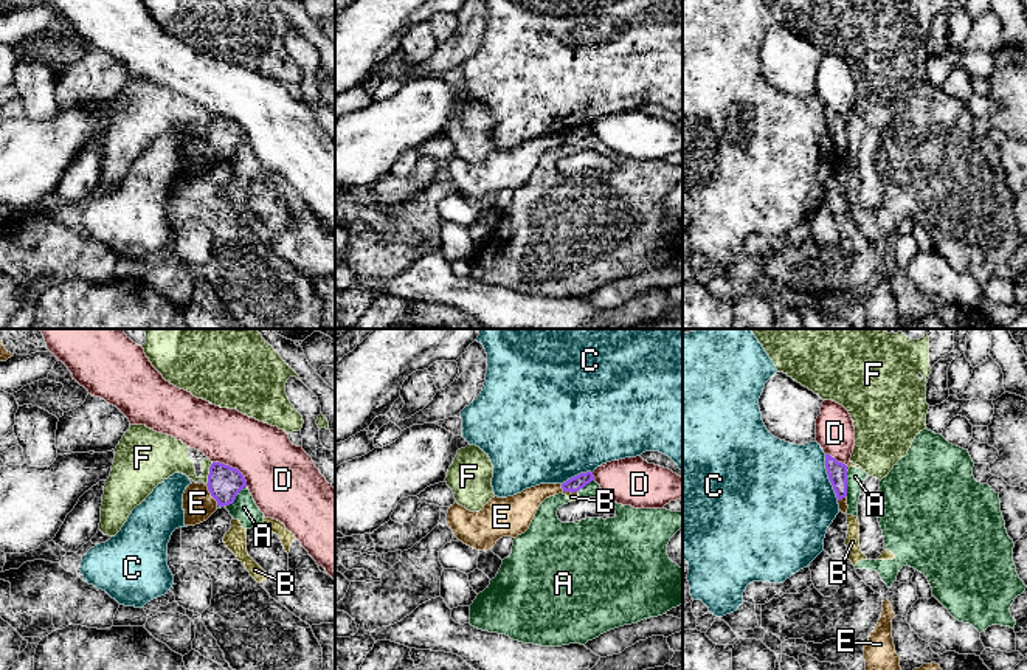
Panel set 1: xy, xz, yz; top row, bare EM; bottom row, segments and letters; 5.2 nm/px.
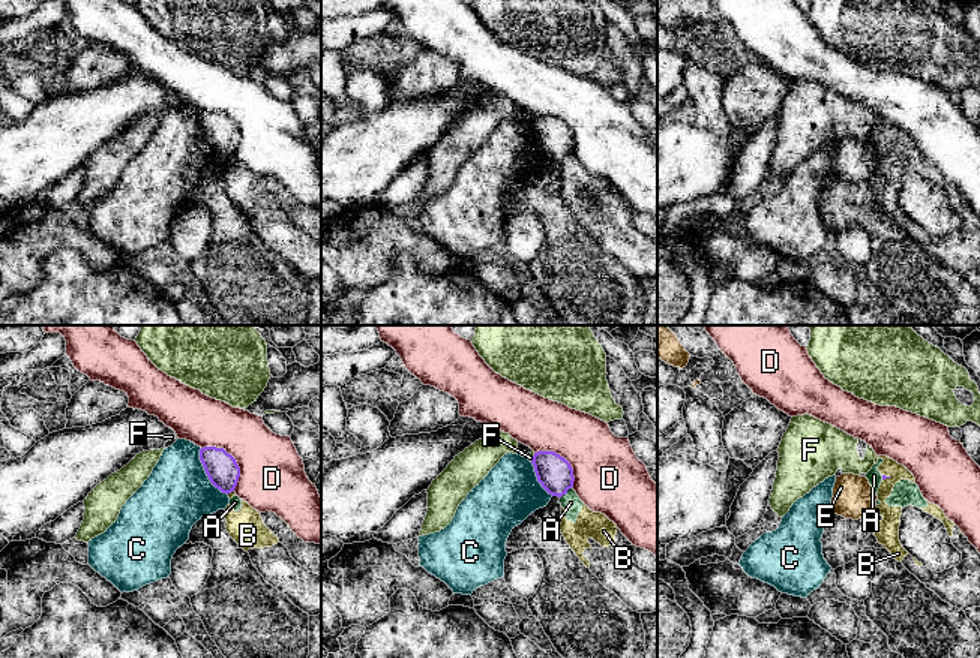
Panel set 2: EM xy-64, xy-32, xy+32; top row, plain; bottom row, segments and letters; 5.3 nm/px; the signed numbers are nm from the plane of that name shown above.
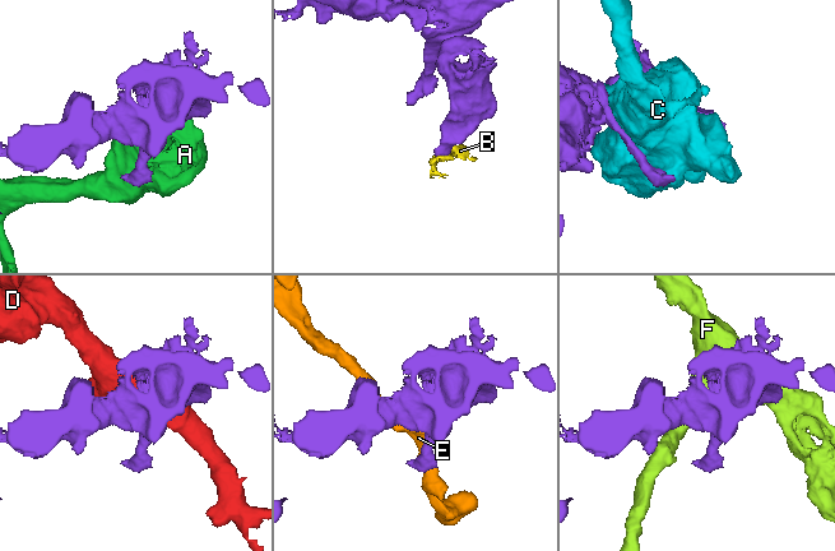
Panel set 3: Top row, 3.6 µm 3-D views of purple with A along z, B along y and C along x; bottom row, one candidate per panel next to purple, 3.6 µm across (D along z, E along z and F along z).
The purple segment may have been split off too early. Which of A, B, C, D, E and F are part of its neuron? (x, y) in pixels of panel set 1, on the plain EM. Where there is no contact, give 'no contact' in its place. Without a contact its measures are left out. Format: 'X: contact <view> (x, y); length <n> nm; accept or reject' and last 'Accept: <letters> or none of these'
A: contact xy (236, 148); length 150 nm; reject
B: contact xz (571, 145); length 80 nm; reject
C: contact yz (829, 131); length 260 nm; reject
D: contact xy (231, 120); length 220 nm; reject
E: contact xy (211, 148); length 130 nm; reject
F: contact xy (210, 126); length 120 nm; reject
Accept: none of these

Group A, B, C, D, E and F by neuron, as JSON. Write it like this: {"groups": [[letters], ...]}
{"groups": [["A", "B"], ["C"], ["D"], ["E"], ["F"]]}

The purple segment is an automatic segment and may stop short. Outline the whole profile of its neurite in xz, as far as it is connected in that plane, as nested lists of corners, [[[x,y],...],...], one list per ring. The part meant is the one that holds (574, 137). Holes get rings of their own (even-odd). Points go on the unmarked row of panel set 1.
[[[591,124],[586,126],[580,126],[571,132],[568,132],[566,135],[562,136],[563,144],[579,144],[580,141],[583,141],[586,136],[590,136],[591,133],[594,133],[594,129]]]

